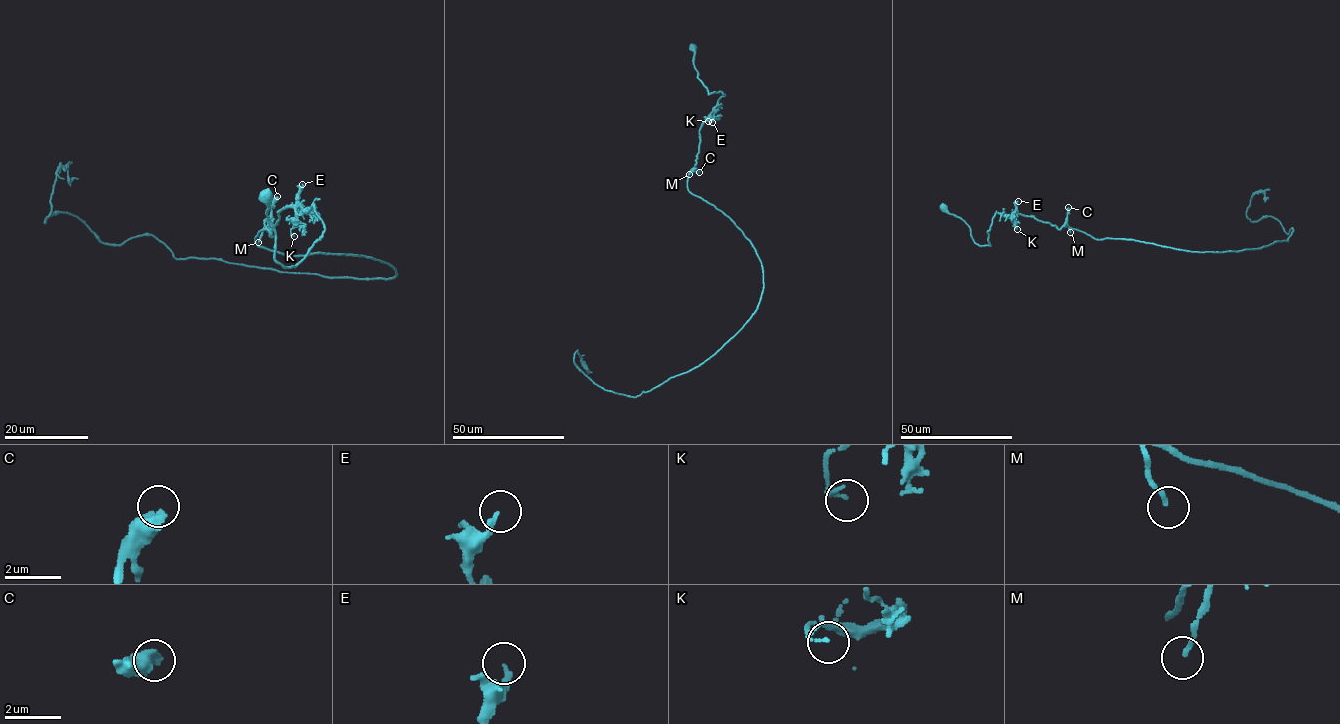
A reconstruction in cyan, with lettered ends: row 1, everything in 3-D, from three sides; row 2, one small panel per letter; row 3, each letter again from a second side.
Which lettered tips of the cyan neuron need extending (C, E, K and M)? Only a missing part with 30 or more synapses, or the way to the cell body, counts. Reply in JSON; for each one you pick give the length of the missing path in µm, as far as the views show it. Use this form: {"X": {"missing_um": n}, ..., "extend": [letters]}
{"extend": []}

